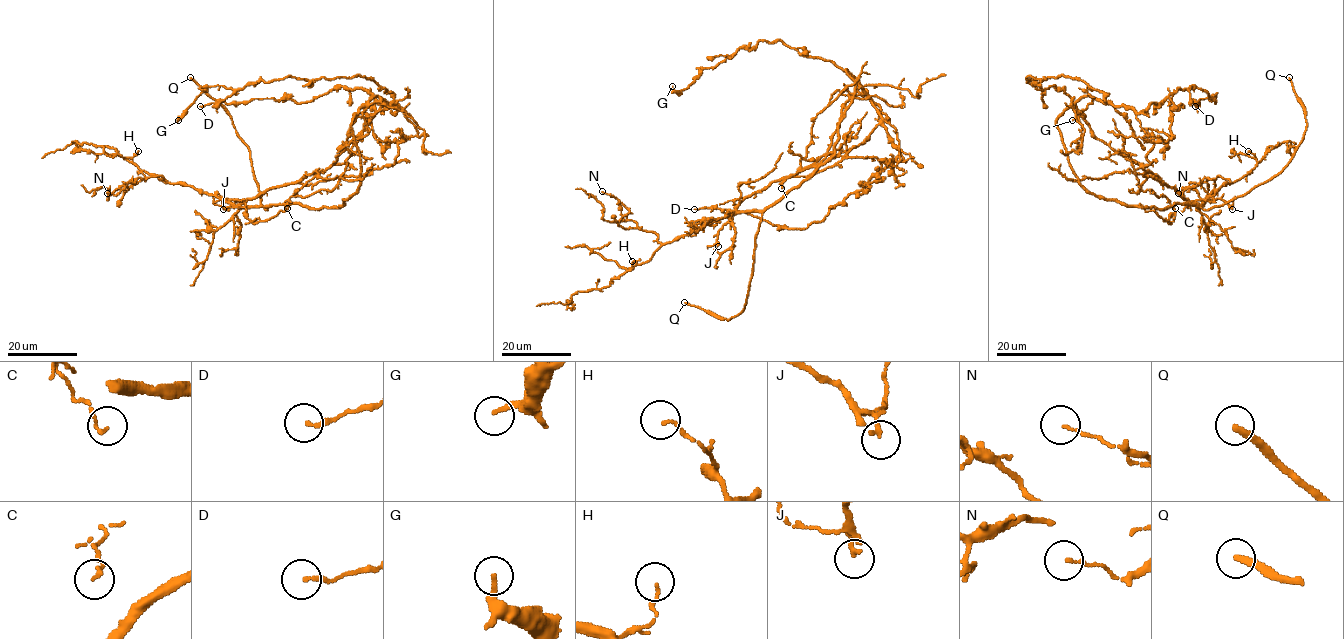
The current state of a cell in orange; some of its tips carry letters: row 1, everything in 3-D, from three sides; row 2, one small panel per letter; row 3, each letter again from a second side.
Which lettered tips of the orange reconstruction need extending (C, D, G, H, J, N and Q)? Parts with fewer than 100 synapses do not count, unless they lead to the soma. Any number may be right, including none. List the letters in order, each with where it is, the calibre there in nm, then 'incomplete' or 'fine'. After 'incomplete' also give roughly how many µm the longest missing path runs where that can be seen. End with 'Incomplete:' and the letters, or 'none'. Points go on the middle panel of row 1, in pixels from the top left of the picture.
C: at (781, 188); 130 nm thick; fine
D: at (694, 209); 190 nm thick; fine
G: at (672, 86); 180 nm thick; fine
H: at (632, 261); 110 nm thick; fine
J: at (718, 246); 160 nm thick; fine
N: at (602, 191); 100 nm thick; fine
Q: at (684, 302); 240 nm thick; incomplete; about 20 µm are missing
Incomplete: Q

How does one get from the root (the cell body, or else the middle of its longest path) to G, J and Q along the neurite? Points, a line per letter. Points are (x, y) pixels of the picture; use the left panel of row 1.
G: (344, 149), (365, 105), (375, 96), (393, 99), (358, 75), (288, 76), (237, 90), (209, 86), (178, 120)
J: (344, 149), (324, 170), (270, 187), (245, 201), (223, 199), (223, 209)
Q: (344, 149), (324, 170), (270, 187), (242, 207), (267, 209), (261, 204), (250, 152), (231, 116), (190, 77)

